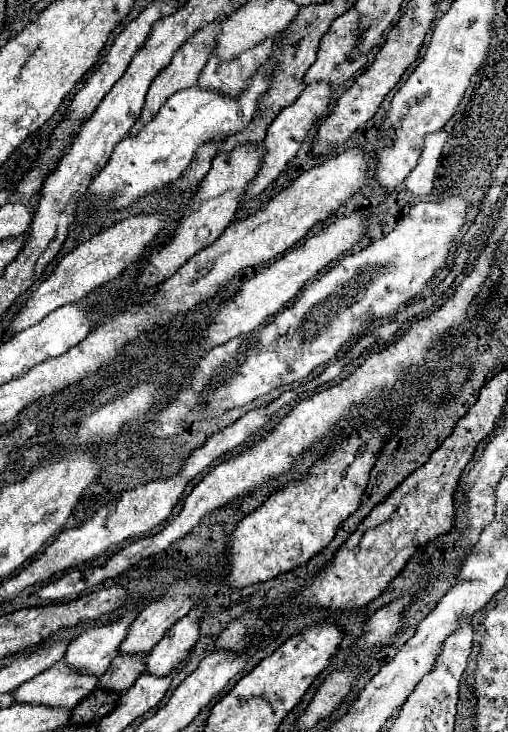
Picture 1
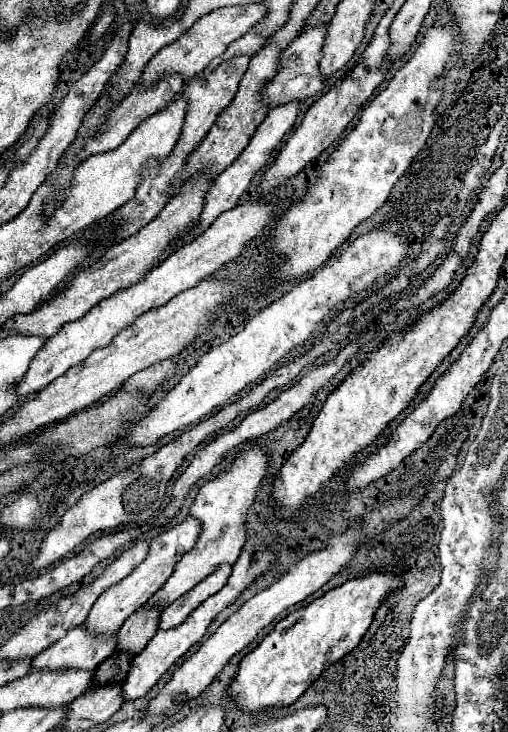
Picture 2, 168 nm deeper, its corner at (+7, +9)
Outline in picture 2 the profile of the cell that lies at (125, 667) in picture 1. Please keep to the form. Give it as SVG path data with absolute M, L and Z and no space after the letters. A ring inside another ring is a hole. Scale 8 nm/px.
M142 607L136 613L132 613L132 617L124 621L124 625L116 635L116 651L130 655L142 653L148 641L156 635L158 621L160 621L160 613L156 613L156 609L152 607L148 609Z

